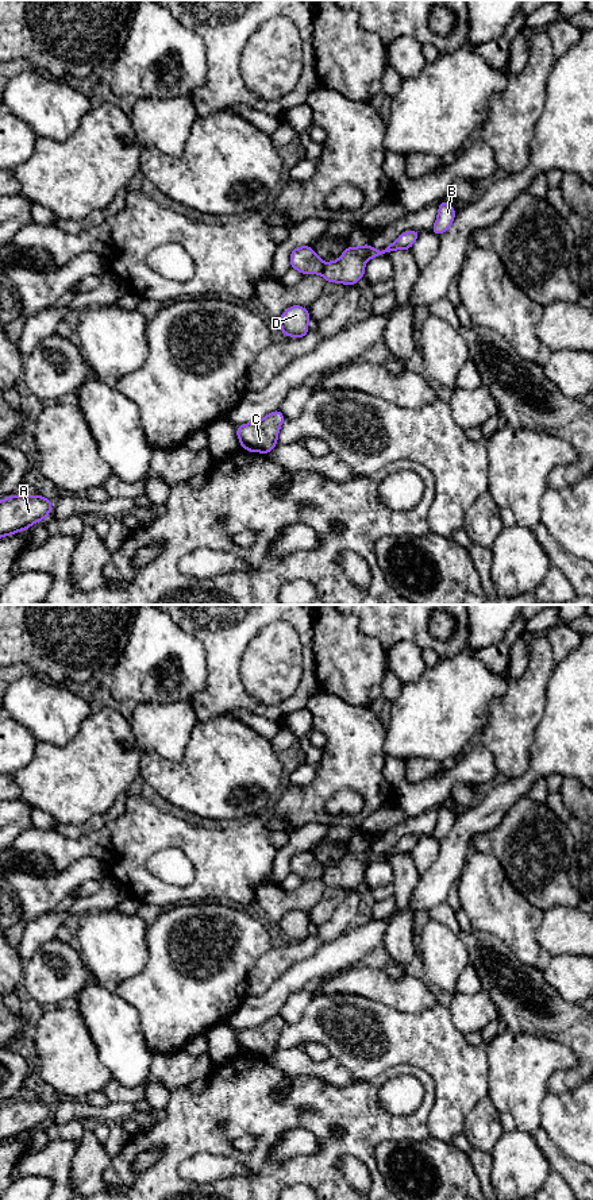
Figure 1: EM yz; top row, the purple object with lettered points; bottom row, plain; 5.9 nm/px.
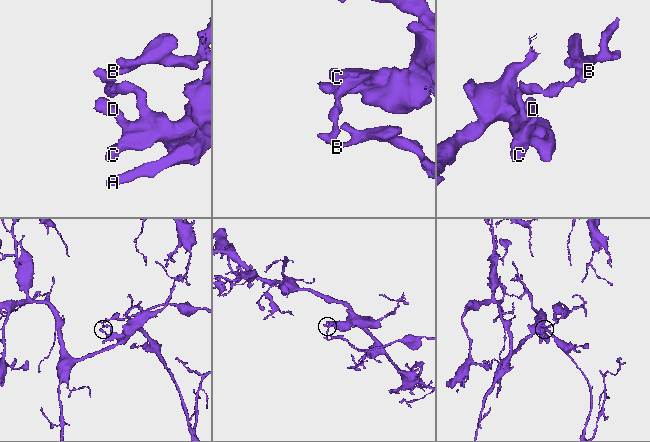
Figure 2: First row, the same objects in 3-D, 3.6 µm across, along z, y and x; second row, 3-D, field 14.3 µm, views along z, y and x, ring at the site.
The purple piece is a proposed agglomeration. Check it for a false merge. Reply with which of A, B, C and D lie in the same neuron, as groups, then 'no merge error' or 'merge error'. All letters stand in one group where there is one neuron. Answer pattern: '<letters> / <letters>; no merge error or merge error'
A C D / B; merge error

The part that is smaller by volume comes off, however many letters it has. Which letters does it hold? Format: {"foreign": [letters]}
{"foreign": ["B"]}

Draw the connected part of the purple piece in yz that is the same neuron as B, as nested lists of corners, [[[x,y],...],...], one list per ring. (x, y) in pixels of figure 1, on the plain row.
[[[442,806],[438,814],[436,826],[431,837],[438,838],[438,840],[442,840],[443,837],[446,837],[453,829],[455,818],[457,817],[448,807]]]

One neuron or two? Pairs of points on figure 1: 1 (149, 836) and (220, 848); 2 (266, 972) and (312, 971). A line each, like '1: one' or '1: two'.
1: one
2: two

